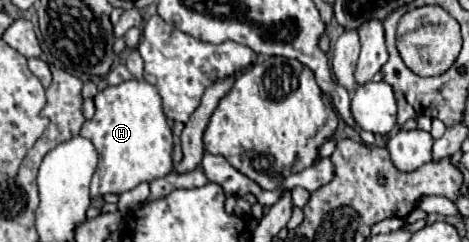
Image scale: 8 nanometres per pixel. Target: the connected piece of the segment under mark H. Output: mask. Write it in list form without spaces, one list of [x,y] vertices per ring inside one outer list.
[[[130,79],[116,87],[106,87],[94,97],[96,113],[84,121],[80,135],[90,139],[100,155],[90,195],[124,193],[134,189],[142,181],[154,181],[174,171],[172,163],[172,131],[162,111],[162,99],[158,89],[146,81]]]

